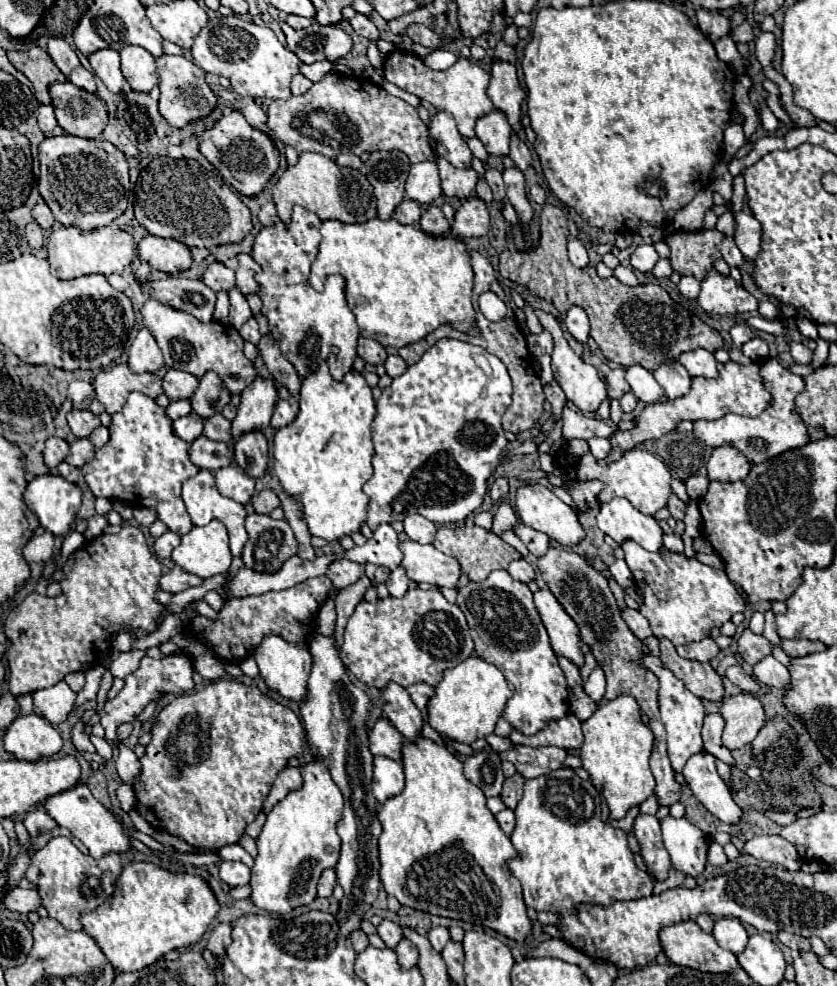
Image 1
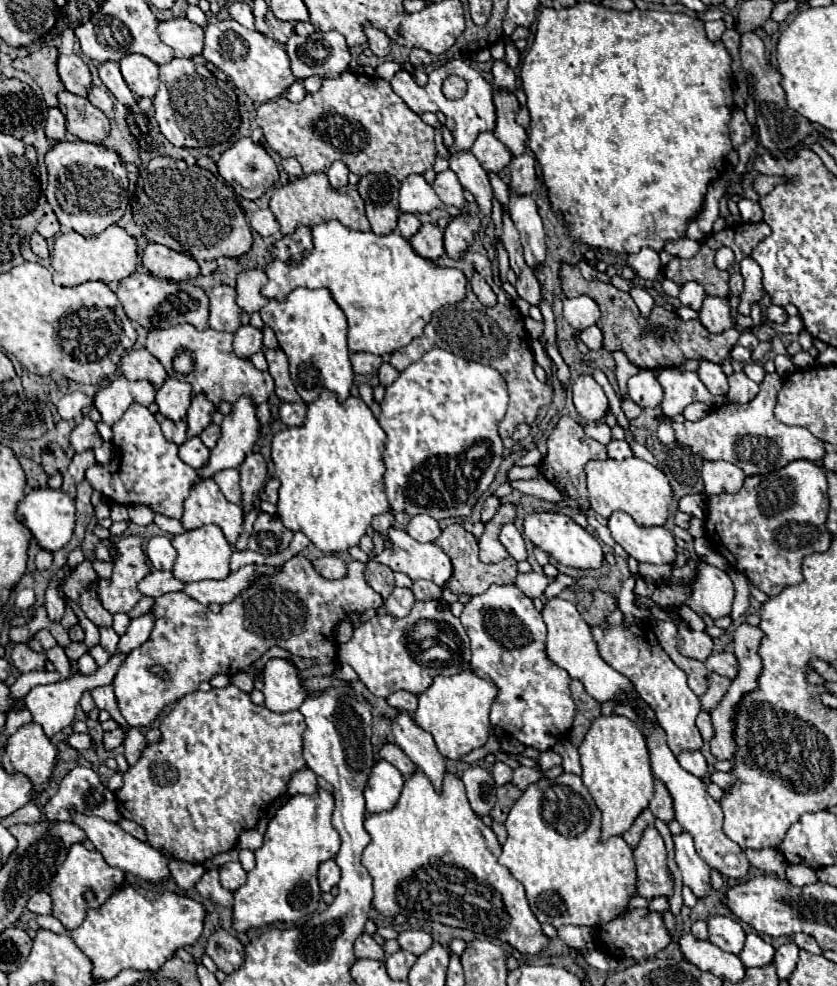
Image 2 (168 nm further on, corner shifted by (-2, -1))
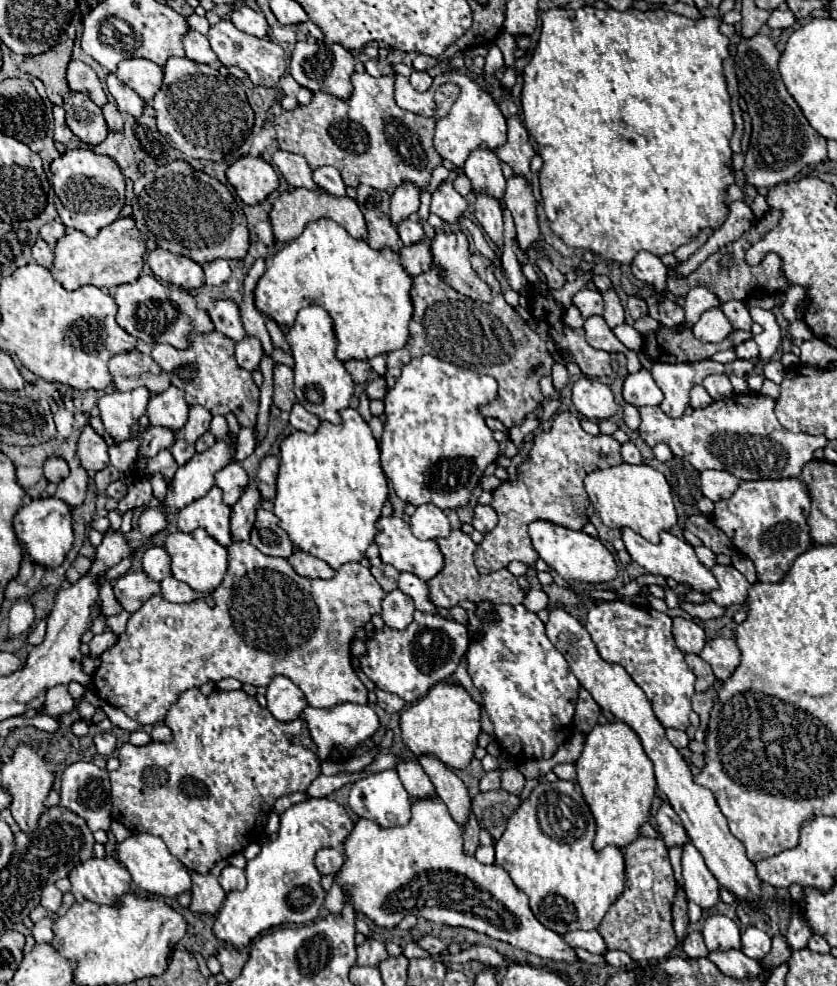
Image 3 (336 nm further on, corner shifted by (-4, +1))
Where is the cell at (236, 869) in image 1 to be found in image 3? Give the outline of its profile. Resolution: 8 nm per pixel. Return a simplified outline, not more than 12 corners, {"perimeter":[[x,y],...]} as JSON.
{"perimeter":[[227,865],[219,885],[229,891],[245,889],[245,871]]}

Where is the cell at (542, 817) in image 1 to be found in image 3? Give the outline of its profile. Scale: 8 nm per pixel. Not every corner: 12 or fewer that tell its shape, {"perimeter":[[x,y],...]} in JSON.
{"perimeter":[[571,781],[533,789],[495,865],[533,915],[597,929],[625,887],[619,847]]}

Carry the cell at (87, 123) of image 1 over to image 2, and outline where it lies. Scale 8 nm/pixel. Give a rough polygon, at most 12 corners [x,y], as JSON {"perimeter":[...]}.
{"perimeter":[[61,91],[57,99],[71,135],[103,143],[109,119],[85,97]]}

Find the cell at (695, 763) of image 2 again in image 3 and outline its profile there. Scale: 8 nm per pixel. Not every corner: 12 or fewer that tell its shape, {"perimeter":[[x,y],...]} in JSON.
{"perimeter":[[665,729],[667,739],[677,749],[685,749],[689,737],[679,729]]}

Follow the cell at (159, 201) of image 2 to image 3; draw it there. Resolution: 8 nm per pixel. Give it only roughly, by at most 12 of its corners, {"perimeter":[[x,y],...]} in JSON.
{"perimeter":[[173,161],[135,181],[133,219],[203,265],[243,259],[235,197]]}

